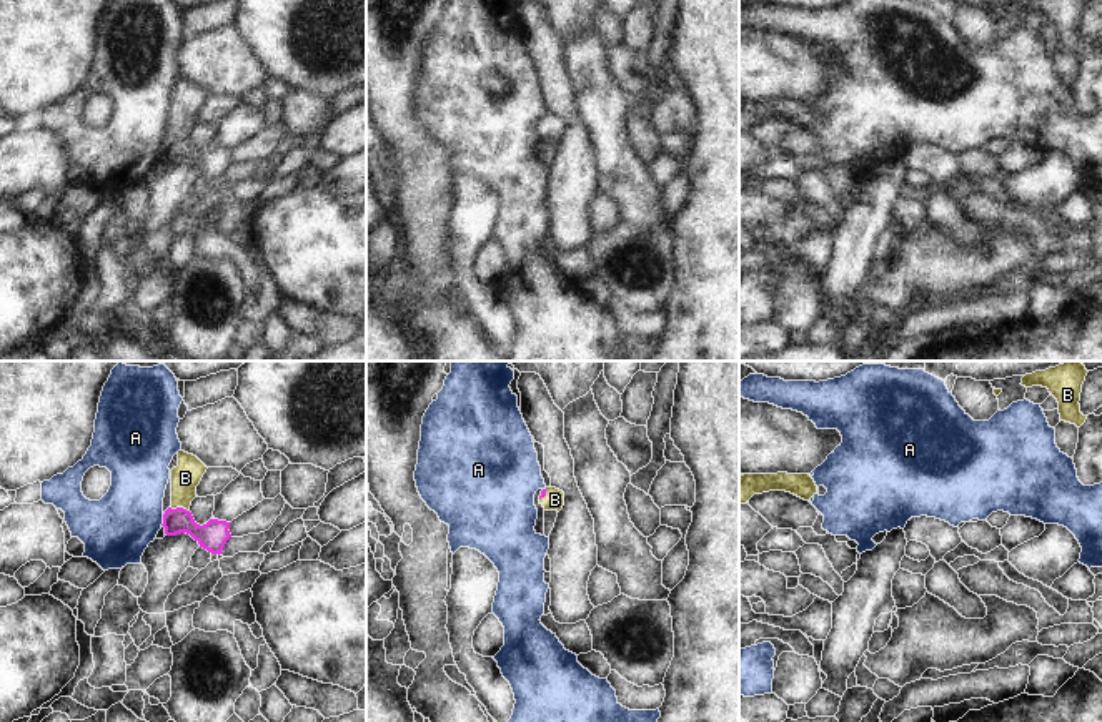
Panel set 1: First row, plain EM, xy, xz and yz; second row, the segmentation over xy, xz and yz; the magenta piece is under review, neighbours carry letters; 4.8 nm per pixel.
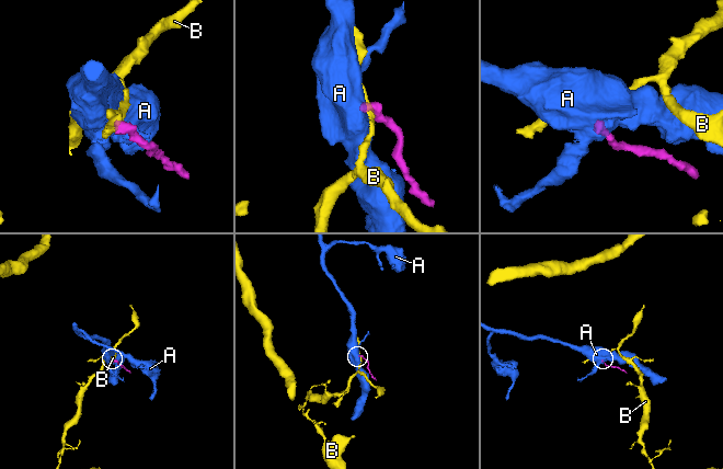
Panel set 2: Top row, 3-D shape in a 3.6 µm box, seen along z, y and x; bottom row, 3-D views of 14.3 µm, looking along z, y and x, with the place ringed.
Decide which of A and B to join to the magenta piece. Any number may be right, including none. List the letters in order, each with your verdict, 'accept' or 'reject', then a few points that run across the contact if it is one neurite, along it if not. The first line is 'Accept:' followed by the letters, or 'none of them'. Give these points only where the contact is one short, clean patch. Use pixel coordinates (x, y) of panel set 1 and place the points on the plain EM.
Accept: B
A: reject | xy (163, 142), (160, 152)
B: accept | xy (212, 163), (198, 160), (180, 135), (185, 105)

